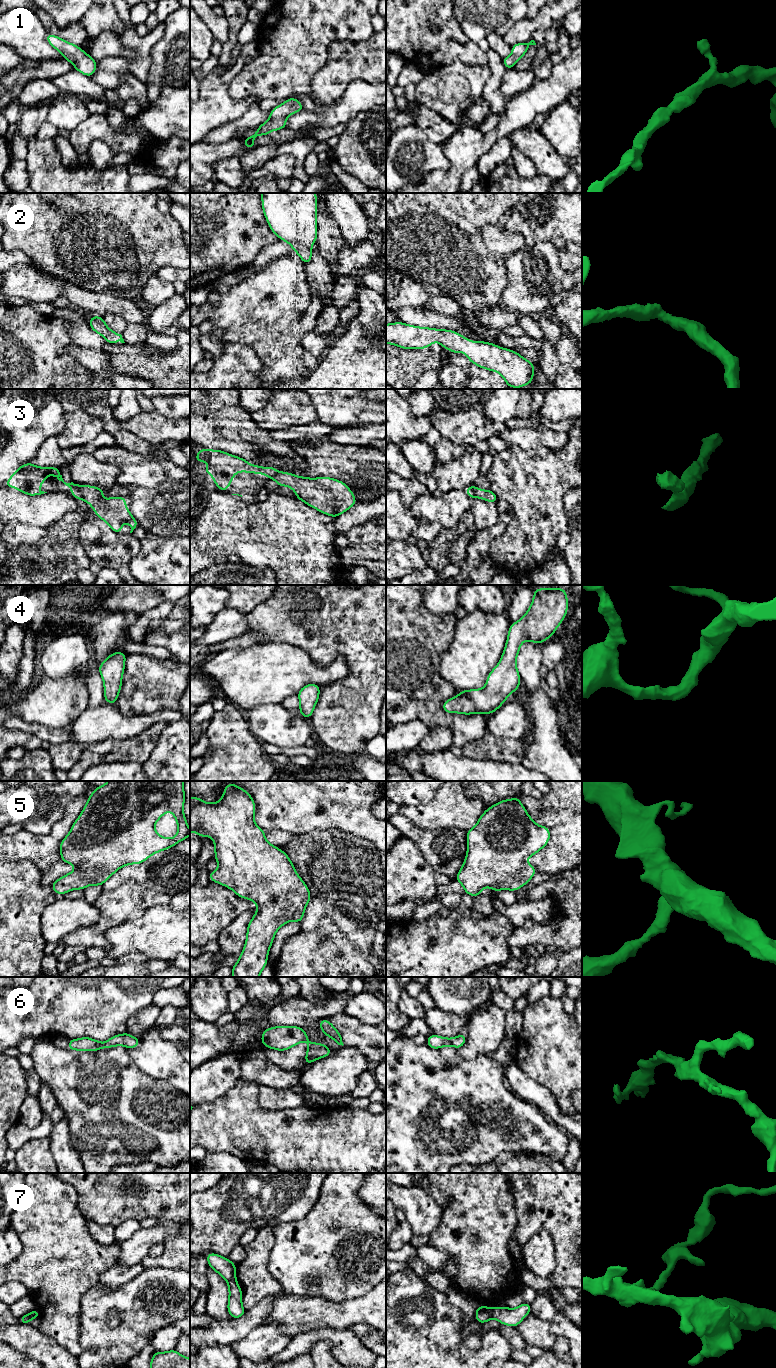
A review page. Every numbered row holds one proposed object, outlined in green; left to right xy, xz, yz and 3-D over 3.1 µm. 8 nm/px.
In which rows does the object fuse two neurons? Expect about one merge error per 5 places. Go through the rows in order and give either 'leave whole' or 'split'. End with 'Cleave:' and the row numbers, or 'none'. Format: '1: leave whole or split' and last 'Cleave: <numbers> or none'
1: leave whole
2: leave whole
3: split
4: leave whole
5: leave whole
6: leave whole
7: split
Cleave: 3, 7

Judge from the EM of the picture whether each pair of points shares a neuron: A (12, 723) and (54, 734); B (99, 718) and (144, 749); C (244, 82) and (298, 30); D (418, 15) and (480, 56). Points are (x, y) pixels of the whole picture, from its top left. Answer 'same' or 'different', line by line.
A: same
B: different
C: same
D: same

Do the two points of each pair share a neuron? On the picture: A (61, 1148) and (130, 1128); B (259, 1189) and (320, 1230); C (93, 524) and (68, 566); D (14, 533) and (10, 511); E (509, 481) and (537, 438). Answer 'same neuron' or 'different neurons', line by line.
A: different neurons
B: different neurons
C: different neurons
D: different neurons
E: different neurons

